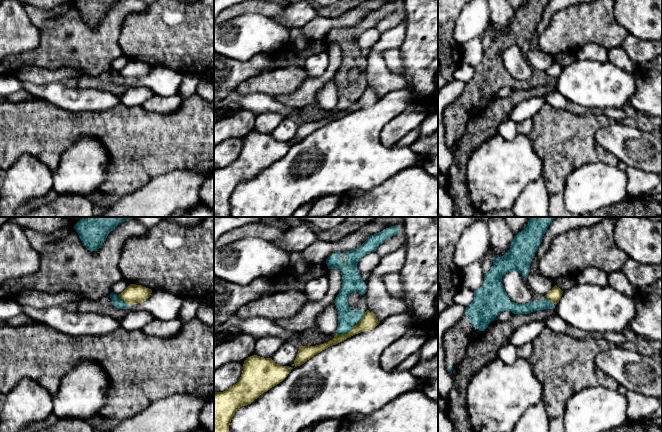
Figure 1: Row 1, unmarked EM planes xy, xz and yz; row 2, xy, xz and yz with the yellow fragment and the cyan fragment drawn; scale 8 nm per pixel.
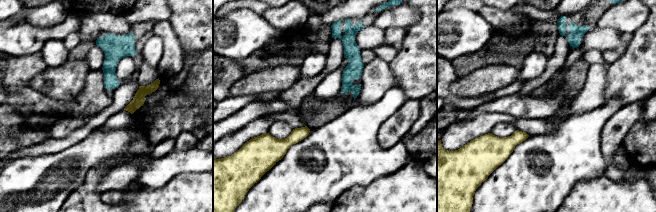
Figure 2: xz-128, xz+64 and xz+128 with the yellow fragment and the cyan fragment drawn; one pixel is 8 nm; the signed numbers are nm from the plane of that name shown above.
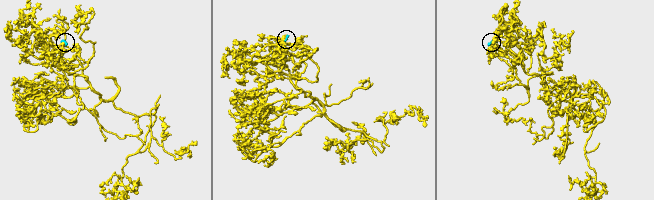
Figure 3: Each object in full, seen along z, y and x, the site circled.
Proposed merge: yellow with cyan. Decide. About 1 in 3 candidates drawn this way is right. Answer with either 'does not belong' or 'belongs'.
does not belong

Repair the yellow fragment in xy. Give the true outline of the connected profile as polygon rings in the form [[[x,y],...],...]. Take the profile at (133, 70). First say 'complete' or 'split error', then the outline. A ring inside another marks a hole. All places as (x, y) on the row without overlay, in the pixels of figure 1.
complete; [[[130,60],[118,72],[129,81],[134,81],[146,77],[152,69],[152,66],[141,61]]]

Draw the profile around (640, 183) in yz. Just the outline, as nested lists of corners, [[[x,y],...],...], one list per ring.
[[[628,166],[627,193],[629,198],[642,198],[652,193],[652,190],[660,183],[658,175],[652,172],[642,171]]]

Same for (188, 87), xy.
[[[183,75],[177,94],[184,99],[187,99],[188,97],[196,94],[199,82],[200,80],[195,76]]]

